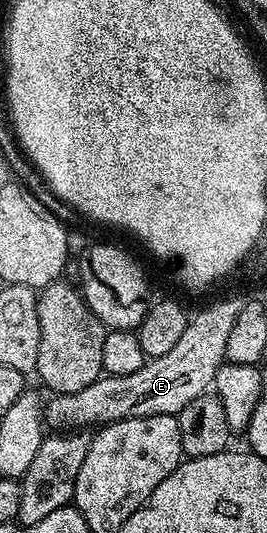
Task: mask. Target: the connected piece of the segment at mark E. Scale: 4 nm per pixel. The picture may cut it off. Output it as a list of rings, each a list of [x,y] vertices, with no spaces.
[[[224,298],[197,314],[193,313],[186,324],[186,332],[182,332],[182,337],[175,342],[174,348],[170,348],[170,352],[162,356],[147,359],[144,366],[138,368],[138,372],[130,372],[130,376],[101,376],[94,384],[90,384],[90,388],[82,388],[82,392],[49,397],[49,402],[47,399],[44,406],[47,425],[60,426],[56,428],[96,428],[101,424],[121,422],[127,418],[159,414],[179,415],[180,410],[190,404],[190,400],[209,393],[210,387],[215,383],[218,368],[226,361],[226,340],[230,340],[230,332],[234,329],[234,320],[238,320],[241,305],[241,299]]]

